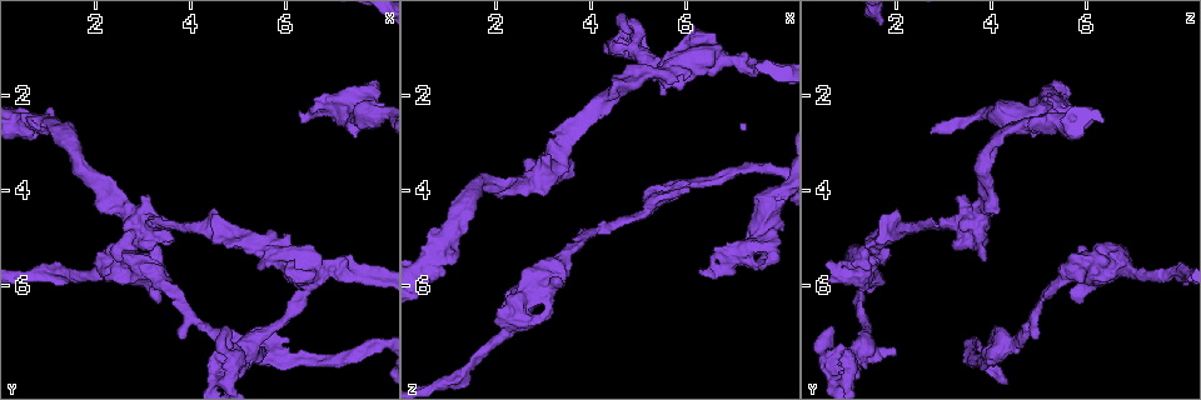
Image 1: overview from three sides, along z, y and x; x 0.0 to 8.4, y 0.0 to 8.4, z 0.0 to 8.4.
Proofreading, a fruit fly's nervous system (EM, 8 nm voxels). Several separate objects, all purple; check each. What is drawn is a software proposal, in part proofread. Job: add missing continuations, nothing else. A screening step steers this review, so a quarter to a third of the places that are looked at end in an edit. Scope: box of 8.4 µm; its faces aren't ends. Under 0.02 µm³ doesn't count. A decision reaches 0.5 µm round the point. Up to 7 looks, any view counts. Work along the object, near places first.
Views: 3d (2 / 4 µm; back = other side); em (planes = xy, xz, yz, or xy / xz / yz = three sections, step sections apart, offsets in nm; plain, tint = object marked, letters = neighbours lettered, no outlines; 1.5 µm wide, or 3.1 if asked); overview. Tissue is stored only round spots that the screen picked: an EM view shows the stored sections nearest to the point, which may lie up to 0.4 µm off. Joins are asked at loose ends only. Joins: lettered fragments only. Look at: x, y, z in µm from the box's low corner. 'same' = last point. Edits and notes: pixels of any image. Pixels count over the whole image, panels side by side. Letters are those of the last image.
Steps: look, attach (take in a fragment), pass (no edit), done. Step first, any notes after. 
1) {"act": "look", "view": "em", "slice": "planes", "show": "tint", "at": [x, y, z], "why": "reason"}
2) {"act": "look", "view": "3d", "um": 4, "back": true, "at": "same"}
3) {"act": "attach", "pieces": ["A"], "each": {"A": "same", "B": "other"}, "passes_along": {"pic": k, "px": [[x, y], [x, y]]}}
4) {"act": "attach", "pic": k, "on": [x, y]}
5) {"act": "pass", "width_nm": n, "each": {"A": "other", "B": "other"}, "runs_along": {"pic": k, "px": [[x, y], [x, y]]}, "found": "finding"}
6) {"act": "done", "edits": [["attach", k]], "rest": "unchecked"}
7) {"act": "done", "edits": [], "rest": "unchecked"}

{"act": "look", "view": "em", "slice": "planes", "show": "plain", "at": [2.45, 5.15, 6.20], "why": "free end"}

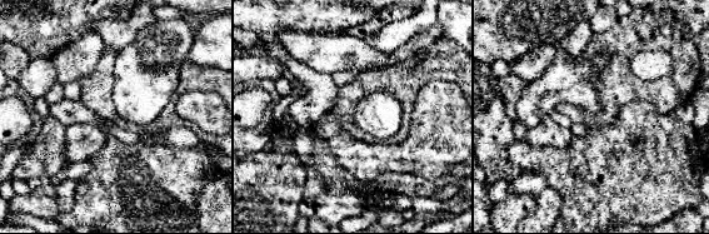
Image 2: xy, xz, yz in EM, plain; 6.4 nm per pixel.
{"act": "look", "view": "em", "slice": "planes", "show": "letters", "at": "same", "why": "what lies round it"}

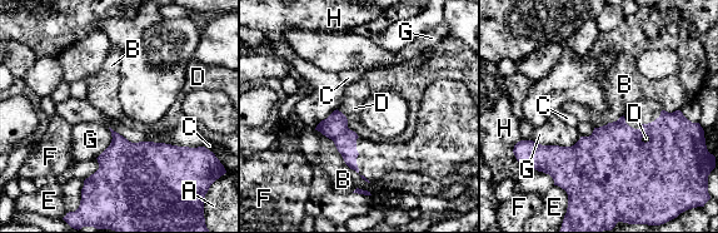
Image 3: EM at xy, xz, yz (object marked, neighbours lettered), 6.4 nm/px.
{"act": "pass", "each": {"A": "other", "B": "other", "C": "other", "D": "other", "E": "other", "F": "other", "G": "other", "H": "other"}, "border": {"pic": 3, "px": [[613, 122], [594, 128]]}, "found": "none of them fits"}

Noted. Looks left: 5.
{"act": "look", "view": "em", "slice": "planes", "show": "letters", "at": [2.55, 5.50, 3.85], "why": "branch stops here"}

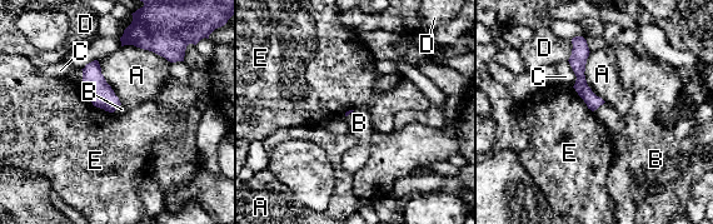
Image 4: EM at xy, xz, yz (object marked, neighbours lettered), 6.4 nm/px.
{"act": "pass", "each": {"A": "other", "B": "other", "C": "other", "D": "other", "E": "other"}, "runs_along": {"pic": 4, "px": [[577, 40], [581, 86], [593, 106]]}, "found": "no lettered fragment goes on from it"}

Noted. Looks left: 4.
{"act": "look", "view": "3d", "um": 2, "at": [5.50, 7.40, 1.95], "why": "branch stops here"}

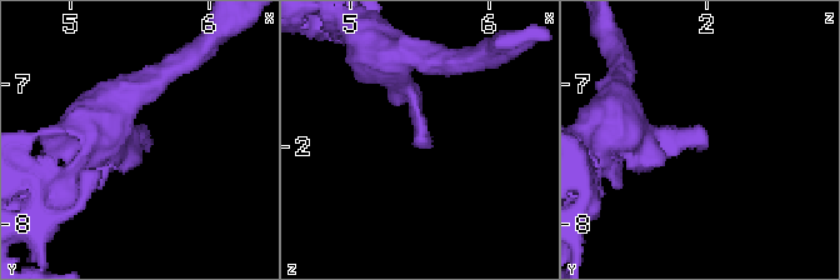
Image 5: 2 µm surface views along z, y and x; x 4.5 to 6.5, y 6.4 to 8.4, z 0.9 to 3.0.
{"act": "look", "view": "em", "slice": "xz", "step": 8, "show": "plain", "at": [5.56, 7.46, 1.98], "why": "now the EM"}

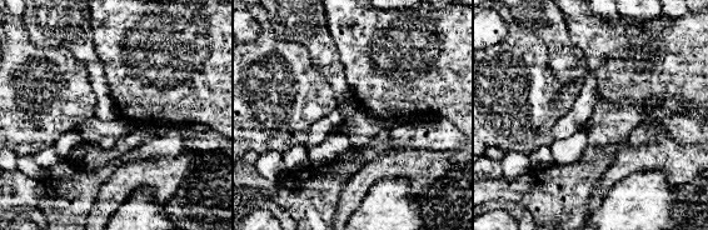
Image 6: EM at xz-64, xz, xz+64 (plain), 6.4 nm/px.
{"act": "look", "view": "em", "slice": "xz", "step": 8, "show": "letters", "at": "same", "why": "what lies round it"}

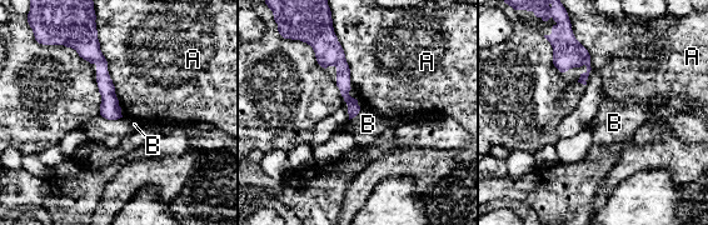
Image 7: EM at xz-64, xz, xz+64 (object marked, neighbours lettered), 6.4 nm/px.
{"act": "pass", "each": {"A": "other", "B": "other"}, "border": {"pic": 7, "px": [[360, 109], [349, 120]]}, "found": "no lettered fragment goes on from it"}

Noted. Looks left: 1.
{"act": "done", "edits": [], "rest": "unchecked"}

